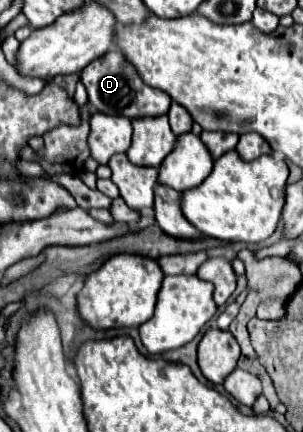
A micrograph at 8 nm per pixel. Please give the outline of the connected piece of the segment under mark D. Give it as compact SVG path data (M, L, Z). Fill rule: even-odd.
M110 50L108 54L90 62L82 70L80 80L82 80L82 84L88 92L88 102L94 106L94 110L104 112L104 114L120 114L120 116L134 120L134 118L140 118L140 116L166 114L170 104L172 104L170 94L144 84L140 74L136 72L136 68L124 58L124 54L120 50Z

